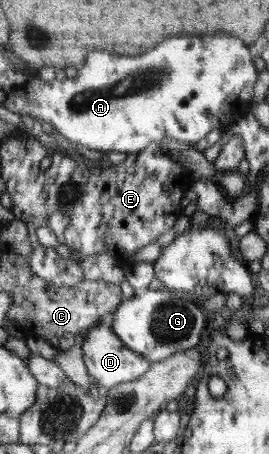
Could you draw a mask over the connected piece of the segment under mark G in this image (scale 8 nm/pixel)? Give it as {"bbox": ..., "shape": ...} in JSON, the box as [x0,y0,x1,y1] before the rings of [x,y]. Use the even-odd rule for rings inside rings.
{"bbox":[110,289,210,363],"shape":[[[147,289],[122,303],[115,311],[110,325],[131,350],[147,357],[152,363],[157,363],[203,342],[201,334],[205,324],[210,321],[195,303],[171,294],[170,289]]]}

